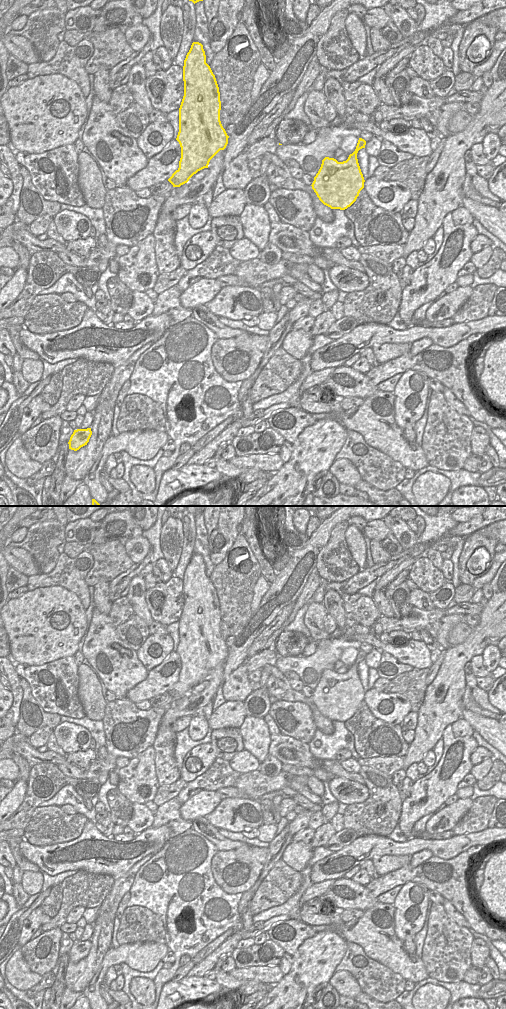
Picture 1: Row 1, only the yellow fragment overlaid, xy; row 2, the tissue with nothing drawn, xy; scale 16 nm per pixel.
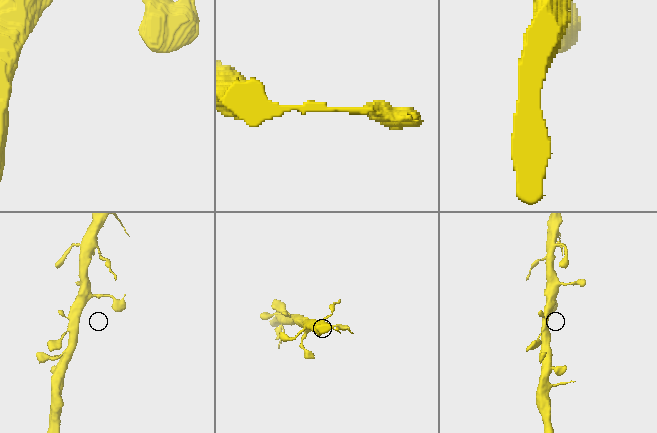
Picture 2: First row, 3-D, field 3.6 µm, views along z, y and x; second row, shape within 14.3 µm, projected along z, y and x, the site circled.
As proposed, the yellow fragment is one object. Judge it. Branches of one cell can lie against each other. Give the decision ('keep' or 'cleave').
keep

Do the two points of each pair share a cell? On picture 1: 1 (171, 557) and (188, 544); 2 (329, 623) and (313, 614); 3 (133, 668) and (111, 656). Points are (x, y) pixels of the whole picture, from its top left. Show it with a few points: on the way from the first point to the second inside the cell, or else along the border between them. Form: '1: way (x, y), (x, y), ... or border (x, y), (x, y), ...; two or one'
1: border (182, 525), (183, 546), (177, 567), (173, 571); two
2: border (326, 614), (324, 629), (329, 634); two
3: way (128, 668), (123, 668), (116, 661); one

